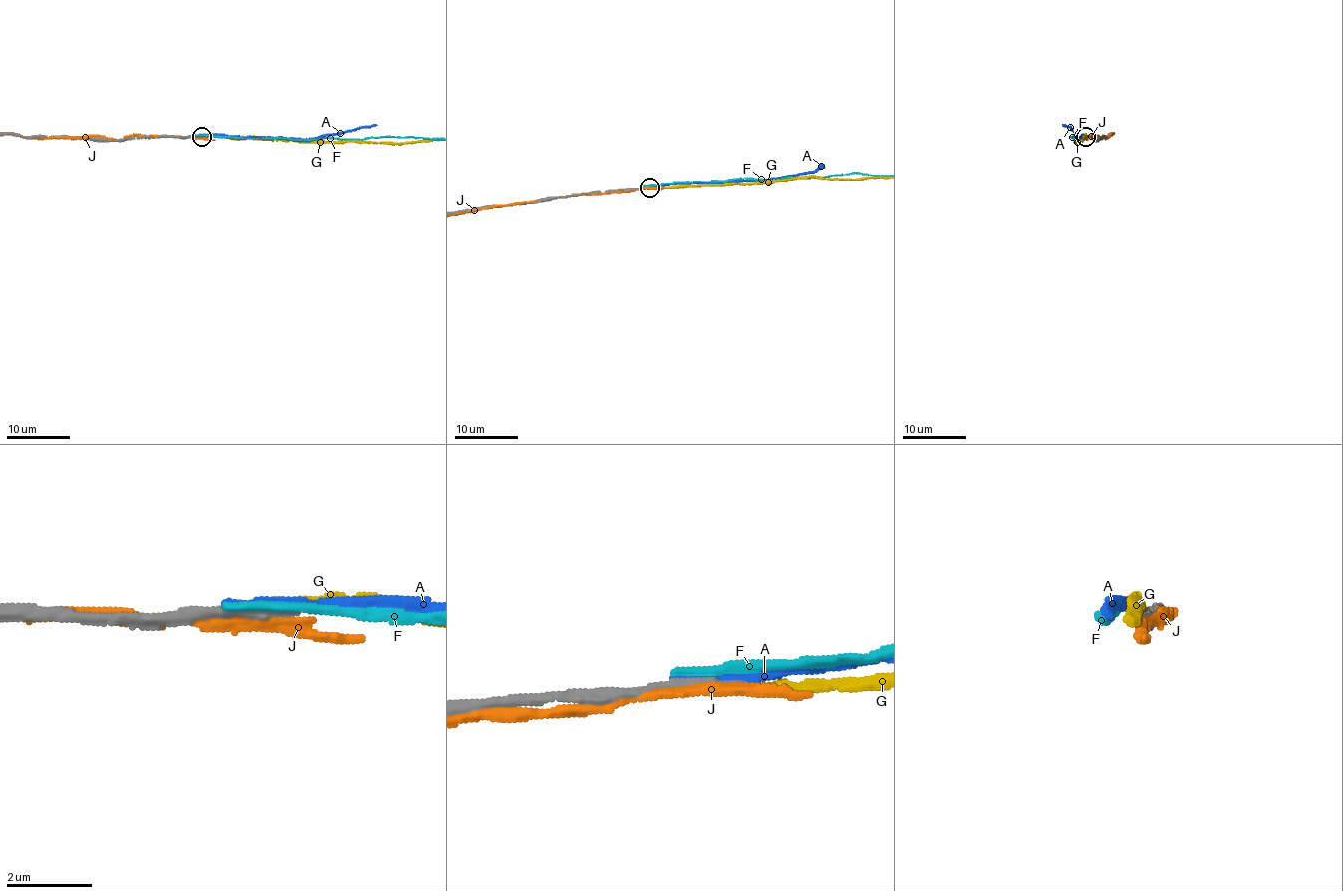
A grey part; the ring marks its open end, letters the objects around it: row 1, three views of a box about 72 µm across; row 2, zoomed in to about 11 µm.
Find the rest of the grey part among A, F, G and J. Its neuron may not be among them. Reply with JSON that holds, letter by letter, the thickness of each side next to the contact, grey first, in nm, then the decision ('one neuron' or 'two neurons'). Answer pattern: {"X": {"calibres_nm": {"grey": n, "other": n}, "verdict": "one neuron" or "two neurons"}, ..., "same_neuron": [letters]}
{"A": {"calibres_nm": {"grey": 380, "other": 300}, "verdict": "two neurons"}, "F": {"calibres_nm": {"grey": 400, "other": 240}, "verdict": "two neurons"}, "G": {"calibres_nm": {"grey": 280, "other": 240}, "verdict": "two neurons"}, "J": {"calibres_nm": {"grey": 280, "other": 200}, "verdict": "two neurons"}, "same_neuron": []}

